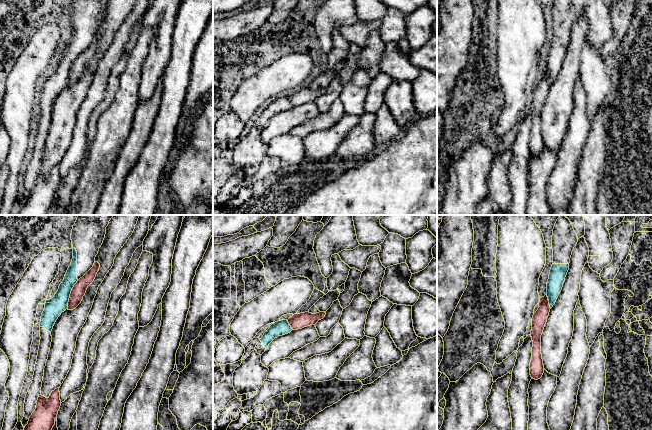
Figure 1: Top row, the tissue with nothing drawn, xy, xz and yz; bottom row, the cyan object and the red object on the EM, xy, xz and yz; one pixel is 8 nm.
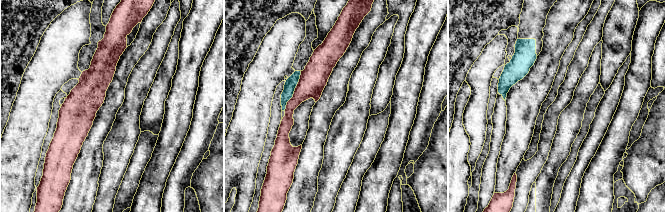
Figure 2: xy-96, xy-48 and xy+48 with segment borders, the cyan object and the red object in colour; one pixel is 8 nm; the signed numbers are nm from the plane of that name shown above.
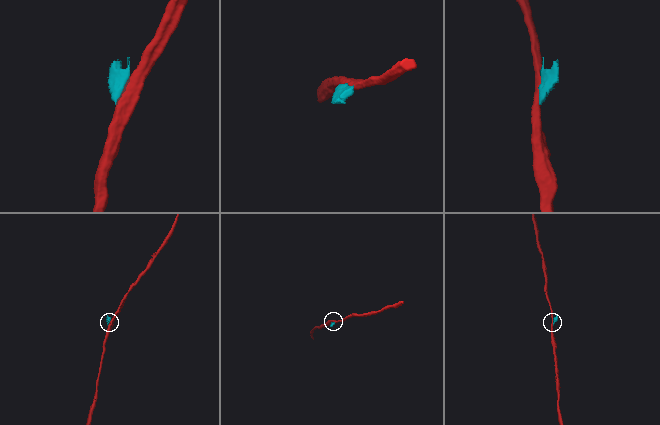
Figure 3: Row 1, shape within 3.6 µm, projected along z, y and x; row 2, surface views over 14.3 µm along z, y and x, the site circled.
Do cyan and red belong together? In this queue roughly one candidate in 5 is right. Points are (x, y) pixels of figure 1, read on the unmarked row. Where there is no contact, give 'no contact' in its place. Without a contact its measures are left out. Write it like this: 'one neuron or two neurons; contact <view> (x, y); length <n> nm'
two neurons; contact xy (70, 69); length 260 nm

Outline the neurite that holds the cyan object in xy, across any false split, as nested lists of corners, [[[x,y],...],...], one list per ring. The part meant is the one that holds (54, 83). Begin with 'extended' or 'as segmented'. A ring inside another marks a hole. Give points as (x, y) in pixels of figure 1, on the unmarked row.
extended | [[[74,0],[71,16],[73,21],[73,35],[64,56],[58,67],[50,76],[46,76],[45,85],[40,98],[40,121],[35,140],[32,159],[28,165],[24,179],[24,193],[21,196],[23,203],[28,200],[29,194],[36,185],[37,176],[41,170],[44,144],[51,123],[53,102],[68,84],[71,67],[77,57],[82,54],[94,41],[106,10],[108,0]]]

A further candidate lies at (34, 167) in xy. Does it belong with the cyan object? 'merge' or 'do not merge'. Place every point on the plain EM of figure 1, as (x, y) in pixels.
merge

